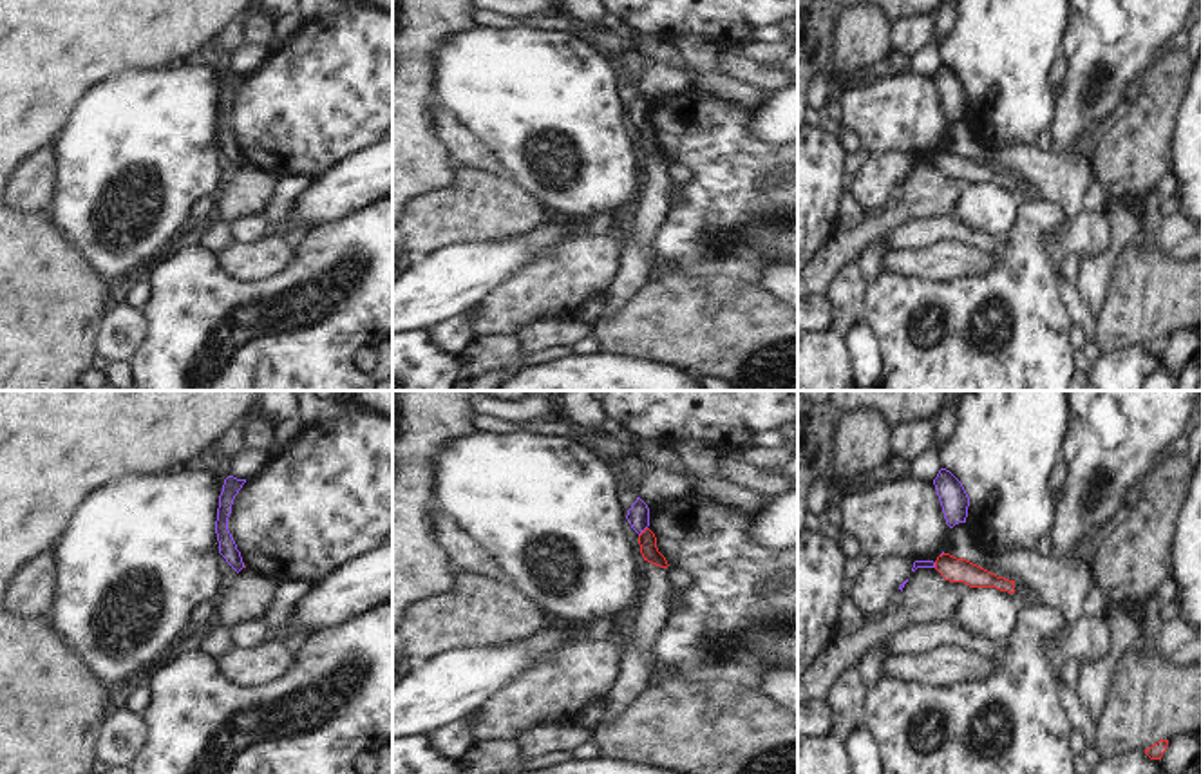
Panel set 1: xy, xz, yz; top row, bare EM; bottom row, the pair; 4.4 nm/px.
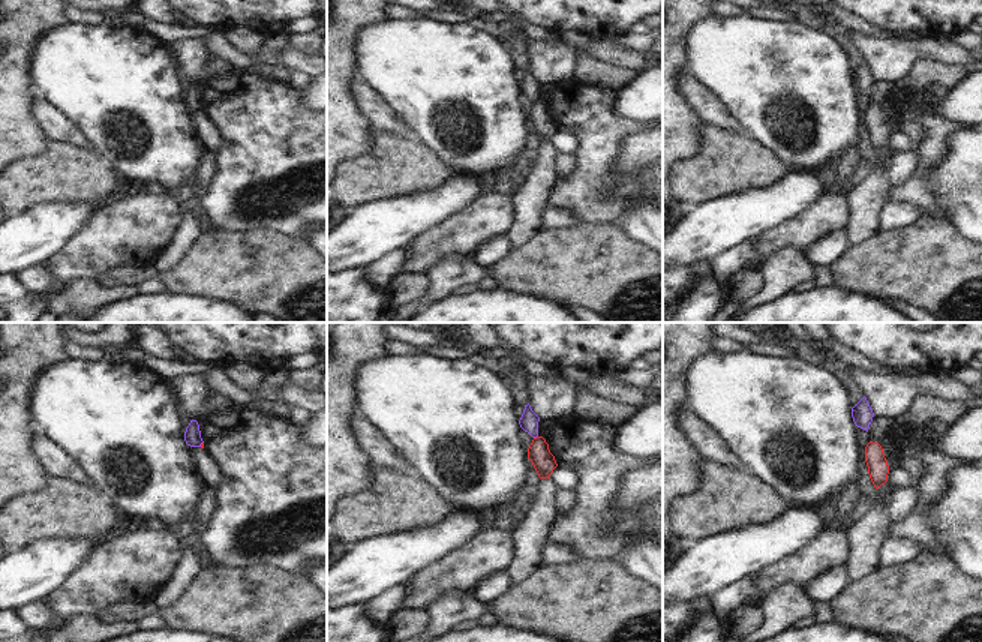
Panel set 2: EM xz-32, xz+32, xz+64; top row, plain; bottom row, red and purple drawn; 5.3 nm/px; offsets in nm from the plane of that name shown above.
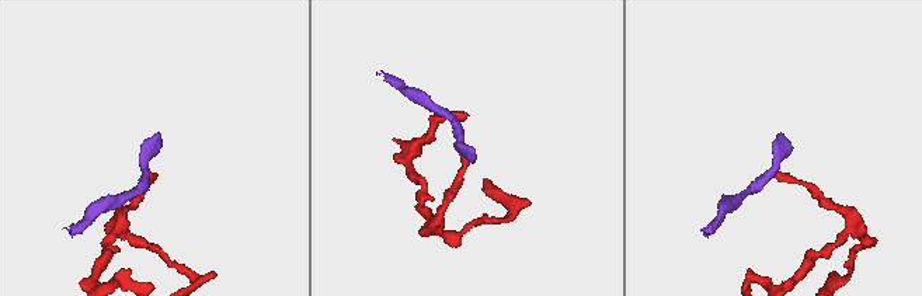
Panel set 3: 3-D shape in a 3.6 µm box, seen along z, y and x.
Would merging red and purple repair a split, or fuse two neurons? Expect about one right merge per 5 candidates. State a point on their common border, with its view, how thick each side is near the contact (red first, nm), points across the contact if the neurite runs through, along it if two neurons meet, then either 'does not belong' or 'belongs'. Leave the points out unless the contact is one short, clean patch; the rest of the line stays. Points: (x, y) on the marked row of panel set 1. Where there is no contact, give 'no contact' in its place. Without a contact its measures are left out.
contact xz (643, 532); calibres 80 and 100 nm; border xz (646, 527), (639, 536); does not belong

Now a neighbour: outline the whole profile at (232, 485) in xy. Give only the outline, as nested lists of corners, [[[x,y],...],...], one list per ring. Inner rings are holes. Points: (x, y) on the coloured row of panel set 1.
[[[228,476],[222,485],[222,492],[219,496],[219,508],[217,508],[217,521],[215,521],[215,533],[219,541],[219,553],[226,559],[226,562],[239,573],[244,568],[241,552],[228,530],[228,517],[232,514],[232,505],[239,490],[246,479],[237,479]]]

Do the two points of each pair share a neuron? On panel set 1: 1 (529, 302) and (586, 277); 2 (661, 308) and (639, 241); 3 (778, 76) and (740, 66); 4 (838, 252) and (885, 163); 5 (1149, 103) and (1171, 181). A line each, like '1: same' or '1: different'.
1: same
2: different
3: same
4: different
5: different

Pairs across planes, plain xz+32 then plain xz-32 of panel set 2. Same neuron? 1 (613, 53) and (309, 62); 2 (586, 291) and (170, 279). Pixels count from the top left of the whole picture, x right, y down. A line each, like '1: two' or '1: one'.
1: one
2: one

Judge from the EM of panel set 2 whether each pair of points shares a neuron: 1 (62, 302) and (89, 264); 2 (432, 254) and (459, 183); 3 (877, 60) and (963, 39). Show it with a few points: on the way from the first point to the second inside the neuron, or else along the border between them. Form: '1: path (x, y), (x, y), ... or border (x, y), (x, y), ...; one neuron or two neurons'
1: border (95, 281), (69, 279), (59, 285), (48, 297); two neurons
2: border (476, 198), (459, 213), (443, 219), (416, 237); two neurons
3: border (946, 38), (966, 50); two neurons

